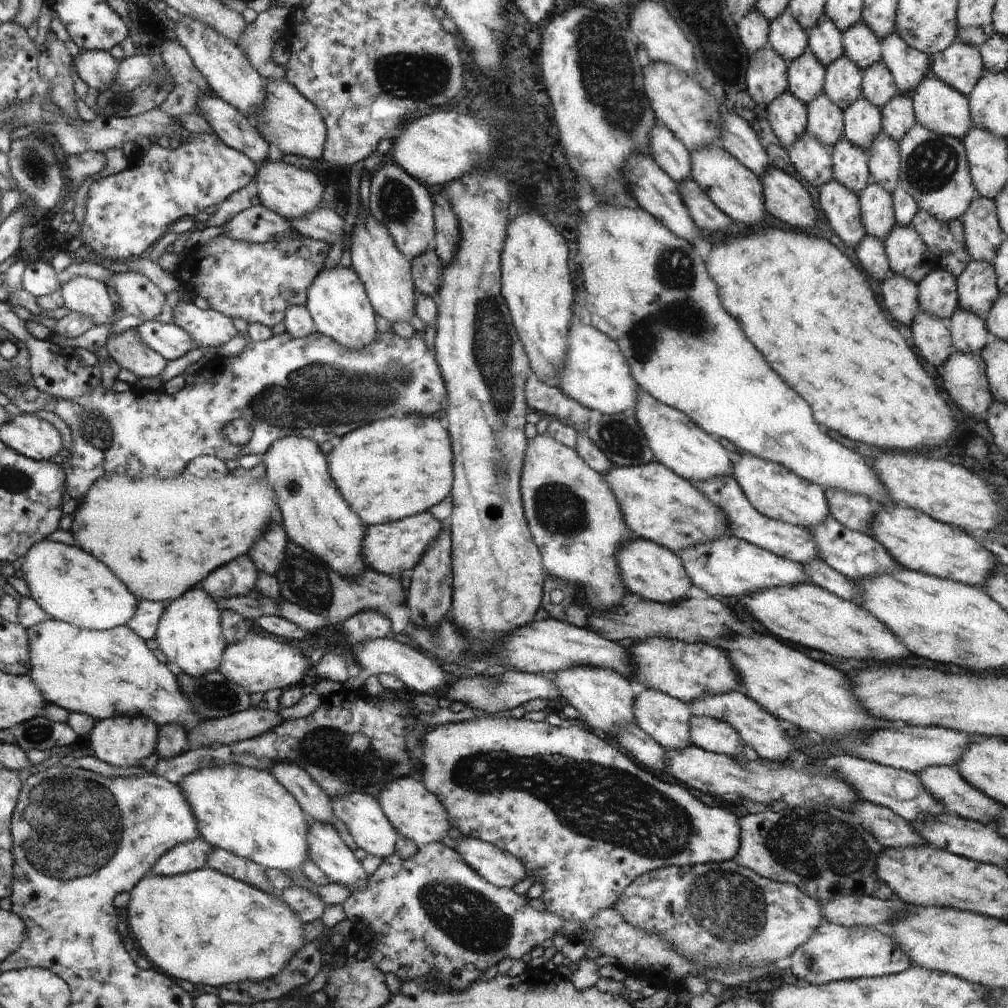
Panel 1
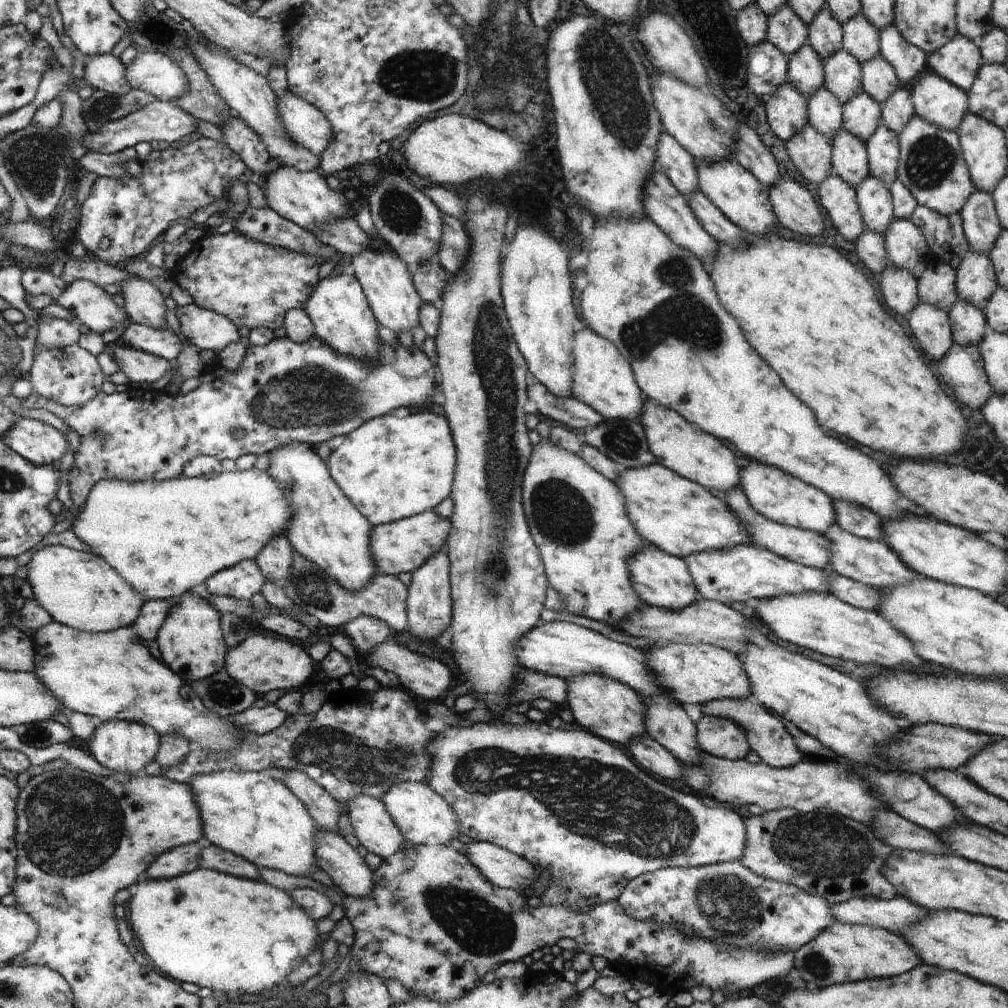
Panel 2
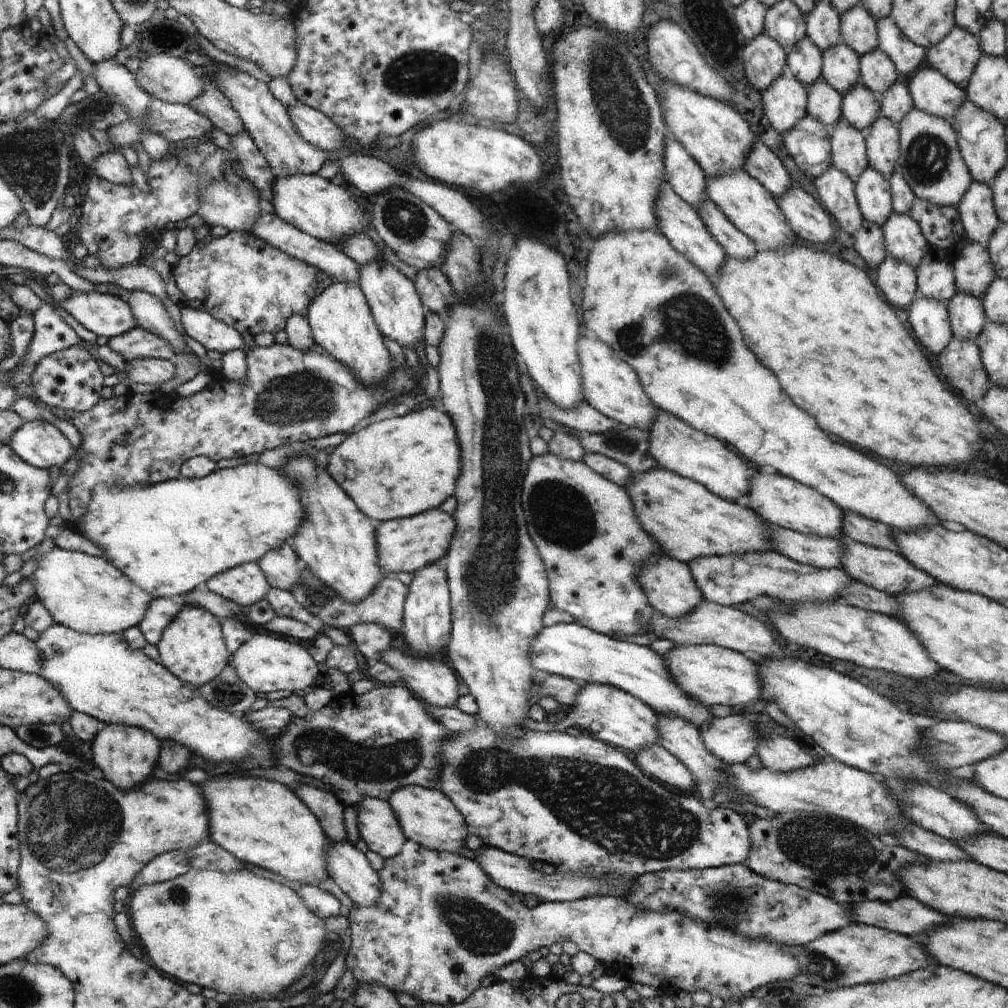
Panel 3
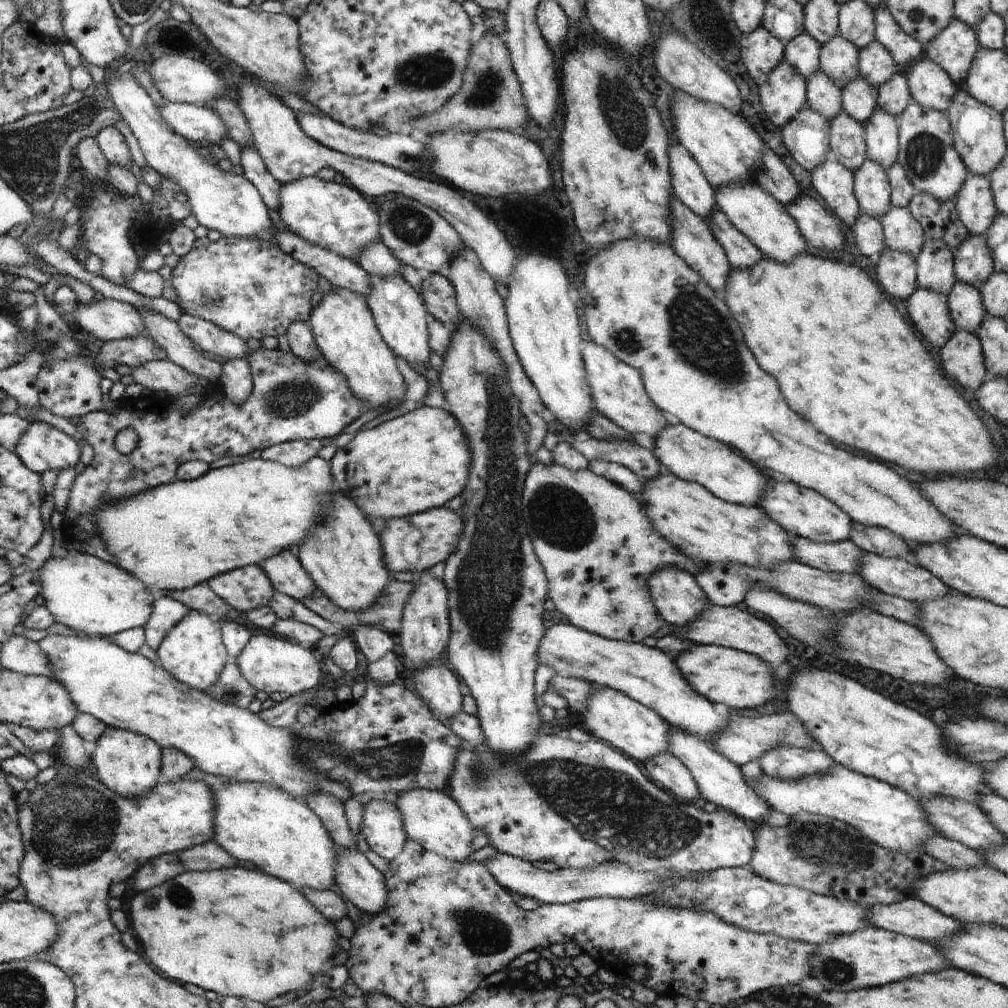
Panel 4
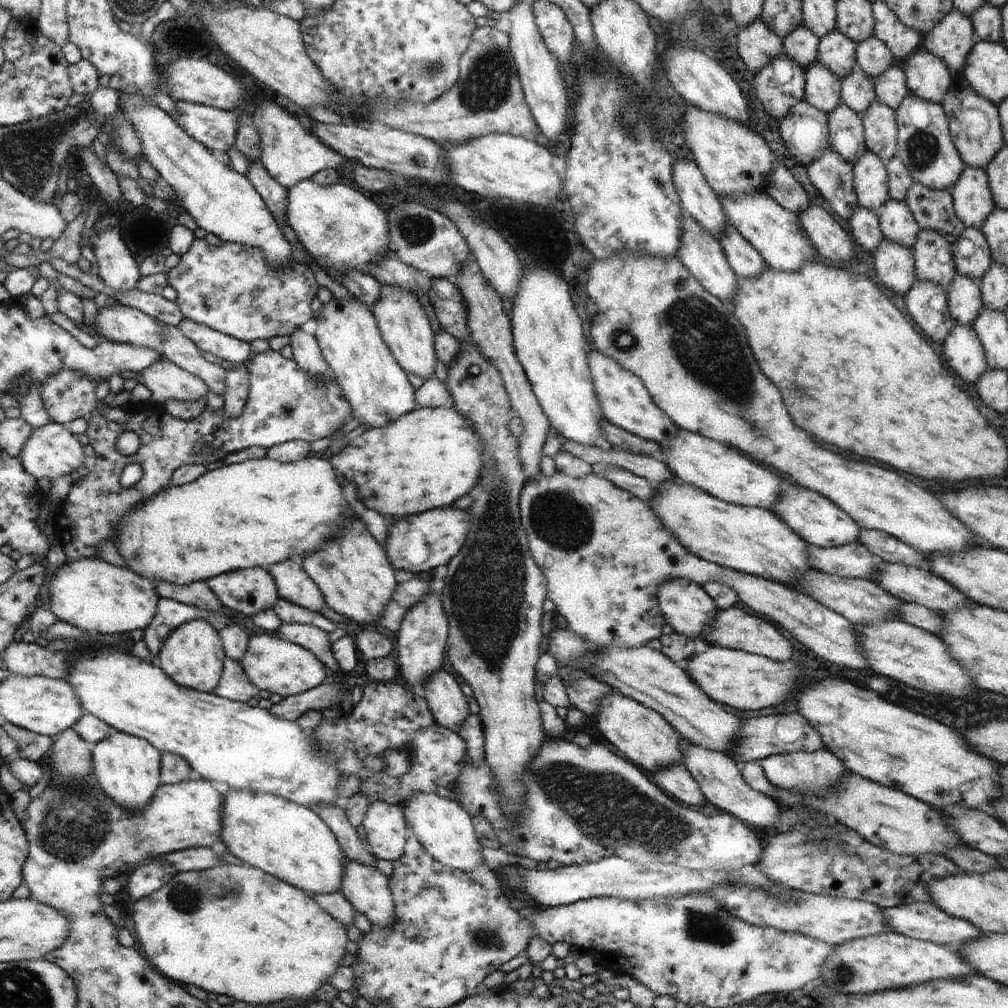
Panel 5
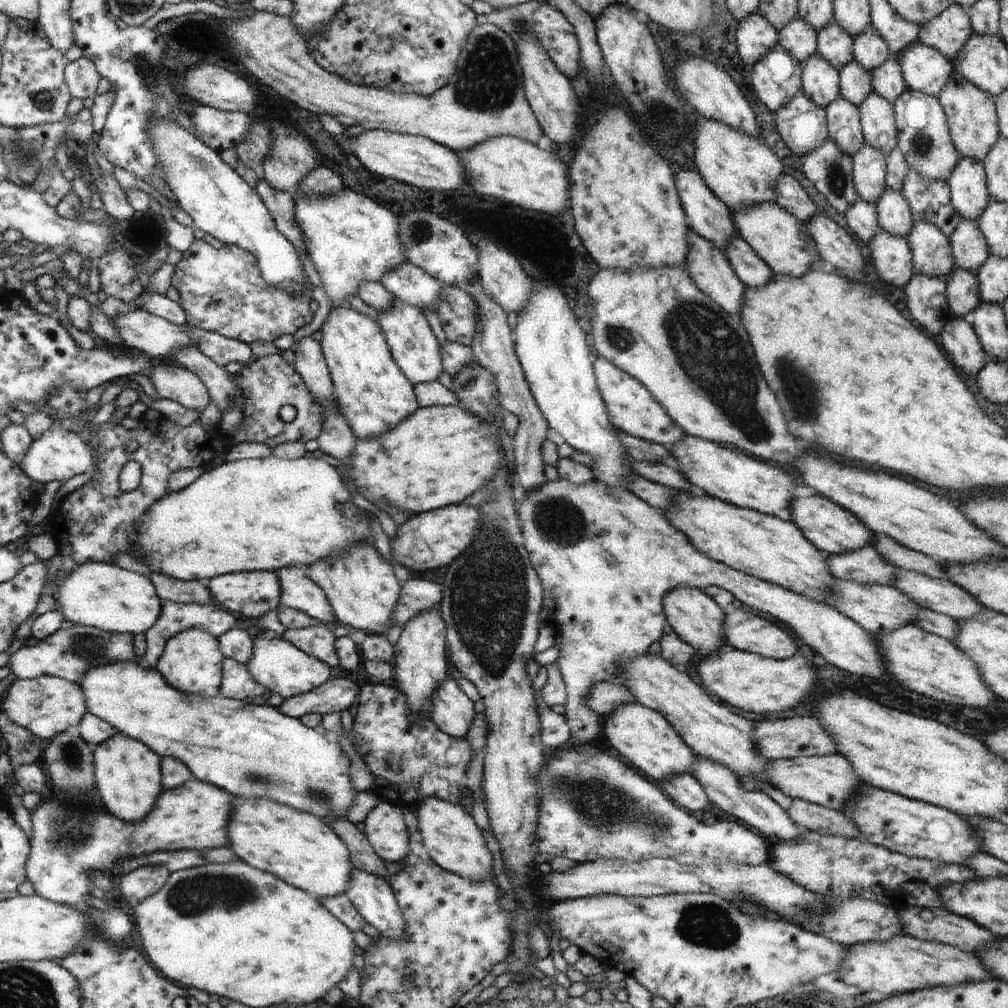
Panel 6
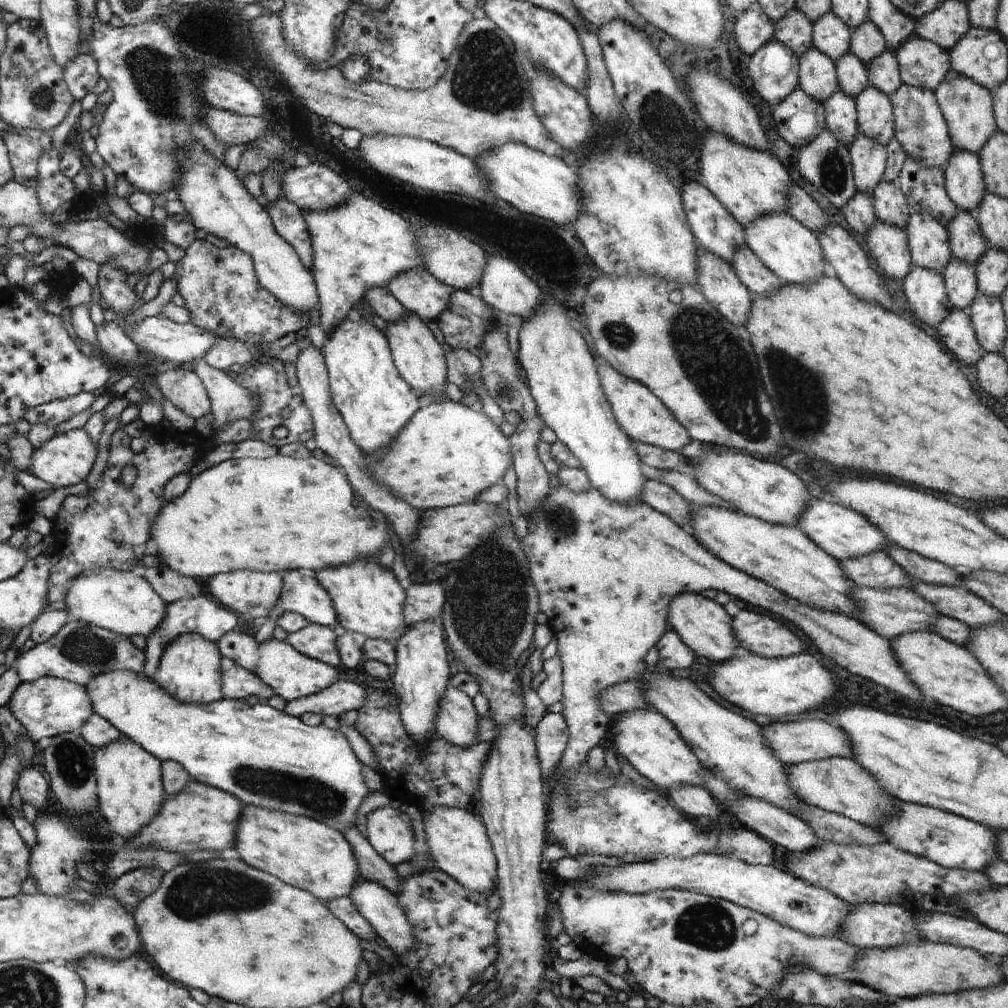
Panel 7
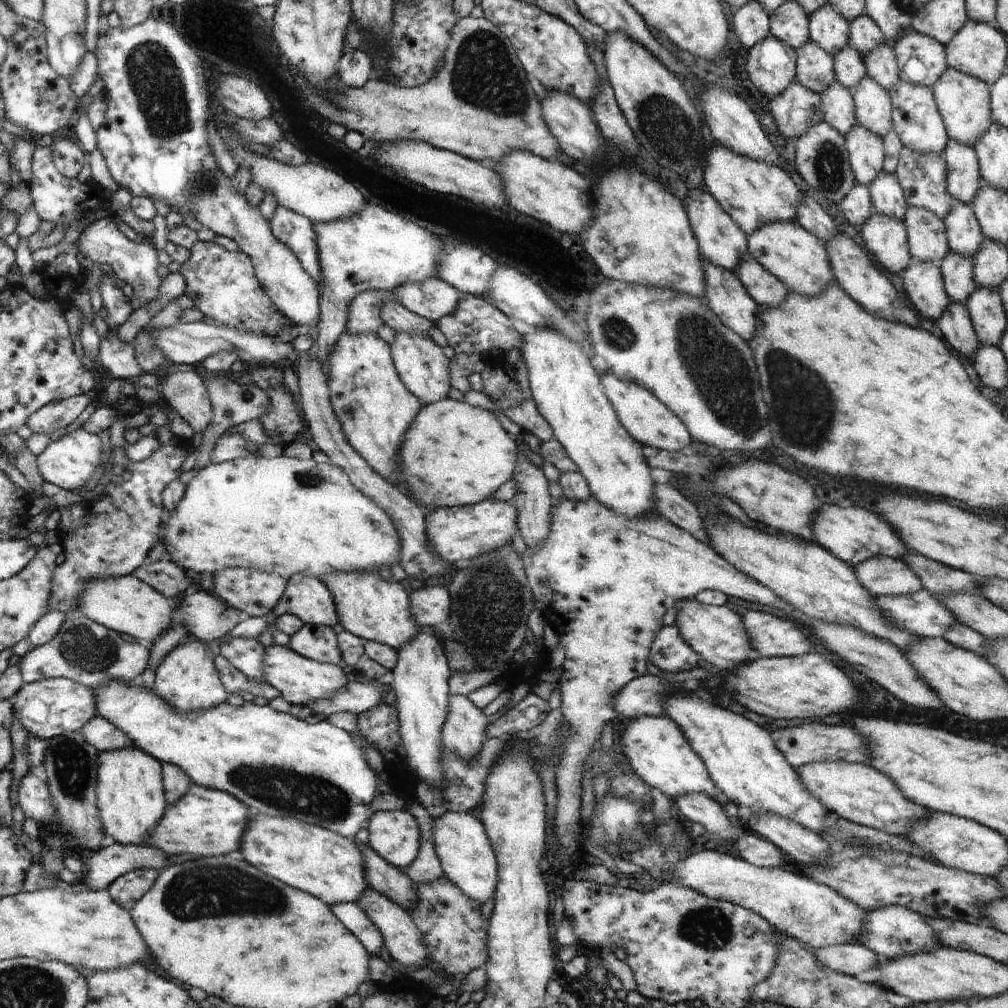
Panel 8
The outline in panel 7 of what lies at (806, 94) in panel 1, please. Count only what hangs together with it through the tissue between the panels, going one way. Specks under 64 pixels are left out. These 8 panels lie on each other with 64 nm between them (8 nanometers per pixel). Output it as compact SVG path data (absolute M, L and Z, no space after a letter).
M793 7L787 15L772 23L773 40L782 44L797 56L802 55L812 46L812 24L800 10Z

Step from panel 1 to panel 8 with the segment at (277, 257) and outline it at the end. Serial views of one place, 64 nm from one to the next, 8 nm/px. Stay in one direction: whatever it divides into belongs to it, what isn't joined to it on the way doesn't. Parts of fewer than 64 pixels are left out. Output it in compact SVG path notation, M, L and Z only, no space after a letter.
M212 241L195 242L189 250L189 258L180 265L178 273L185 282L183 295L191 300L192 309L203 314L203 324L249 330L269 338L277 337L279 330L291 324L263 293L255 279L252 263L243 252L228 252Z

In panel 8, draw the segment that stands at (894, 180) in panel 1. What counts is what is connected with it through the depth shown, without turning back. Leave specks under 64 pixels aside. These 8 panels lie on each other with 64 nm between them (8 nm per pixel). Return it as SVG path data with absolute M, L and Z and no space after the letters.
M863 77L851 90L855 122L878 137L892 130L888 91L874 80Z

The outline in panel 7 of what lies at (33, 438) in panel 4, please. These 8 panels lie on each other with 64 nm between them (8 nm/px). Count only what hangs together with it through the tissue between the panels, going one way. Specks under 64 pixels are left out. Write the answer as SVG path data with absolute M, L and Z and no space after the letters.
M82 428L53 434L46 441L43 441L43 444L32 450L28 462L28 474L44 483L53 485L55 488L73 486L73 484L82 481L82 478L86 478L95 460L96 452L95 446Z

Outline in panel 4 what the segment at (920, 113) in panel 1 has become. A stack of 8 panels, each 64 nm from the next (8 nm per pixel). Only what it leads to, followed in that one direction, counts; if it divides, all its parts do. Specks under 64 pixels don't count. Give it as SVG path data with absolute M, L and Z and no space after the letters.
M919 58L903 71L911 100L926 109L947 114L956 85L932 60Z

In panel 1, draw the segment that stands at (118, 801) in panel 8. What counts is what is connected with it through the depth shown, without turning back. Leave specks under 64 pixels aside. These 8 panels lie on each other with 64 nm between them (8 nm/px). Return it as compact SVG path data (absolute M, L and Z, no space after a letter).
M126 710L125 713L96 720L88 732L88 746L93 750L93 756L101 762L107 762L111 766L138 766L138 760L154 753L157 731L156 724L150 718L131 714Z

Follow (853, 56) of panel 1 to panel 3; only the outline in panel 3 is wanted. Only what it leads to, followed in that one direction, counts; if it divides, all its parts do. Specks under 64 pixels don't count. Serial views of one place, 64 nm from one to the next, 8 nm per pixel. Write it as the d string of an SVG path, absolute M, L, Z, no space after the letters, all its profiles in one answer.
M859 3L840 14L838 19L842 43L858 58L877 48L876 20Z

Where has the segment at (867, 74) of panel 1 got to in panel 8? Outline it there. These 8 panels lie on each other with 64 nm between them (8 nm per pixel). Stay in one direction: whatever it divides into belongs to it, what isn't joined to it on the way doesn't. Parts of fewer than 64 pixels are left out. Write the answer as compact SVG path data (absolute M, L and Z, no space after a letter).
M865 14L857 16L848 25L849 46L861 56L885 42L877 25Z

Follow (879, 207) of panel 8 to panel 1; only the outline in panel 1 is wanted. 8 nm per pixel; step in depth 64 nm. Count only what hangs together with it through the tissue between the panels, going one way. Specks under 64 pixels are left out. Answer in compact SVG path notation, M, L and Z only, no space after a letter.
M895 225L882 244L889 273L917 284L933 270L933 256L911 226Z

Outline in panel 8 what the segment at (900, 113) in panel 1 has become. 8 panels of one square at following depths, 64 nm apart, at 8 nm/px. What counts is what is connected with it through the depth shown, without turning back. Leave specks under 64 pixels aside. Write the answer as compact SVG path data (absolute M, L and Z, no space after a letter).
M883 42L862 57L866 76L888 91L897 81L899 70L891 43Z

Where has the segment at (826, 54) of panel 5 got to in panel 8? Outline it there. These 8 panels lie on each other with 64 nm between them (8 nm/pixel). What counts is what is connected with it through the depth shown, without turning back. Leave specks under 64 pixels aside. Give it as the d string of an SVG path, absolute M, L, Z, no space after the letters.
M827 2L808 14L808 38L831 56L846 46L848 28L848 22Z

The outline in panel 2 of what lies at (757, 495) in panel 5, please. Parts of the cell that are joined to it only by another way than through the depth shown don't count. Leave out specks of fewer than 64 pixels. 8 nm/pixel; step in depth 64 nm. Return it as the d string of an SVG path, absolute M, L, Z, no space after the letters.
M647 398L642 402L636 419L642 426L649 452L657 464L707 490L724 491L729 487L739 487L738 470L741 460L729 445L699 430L674 410Z

